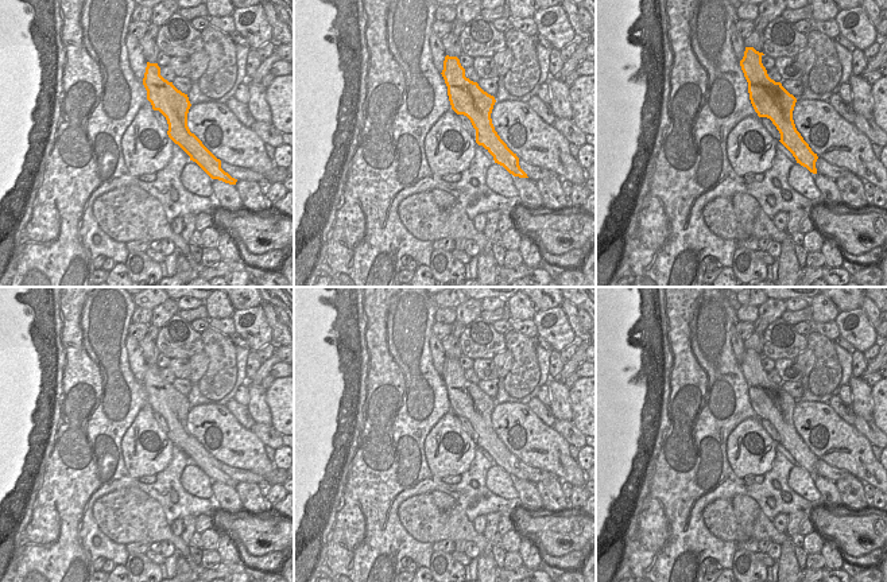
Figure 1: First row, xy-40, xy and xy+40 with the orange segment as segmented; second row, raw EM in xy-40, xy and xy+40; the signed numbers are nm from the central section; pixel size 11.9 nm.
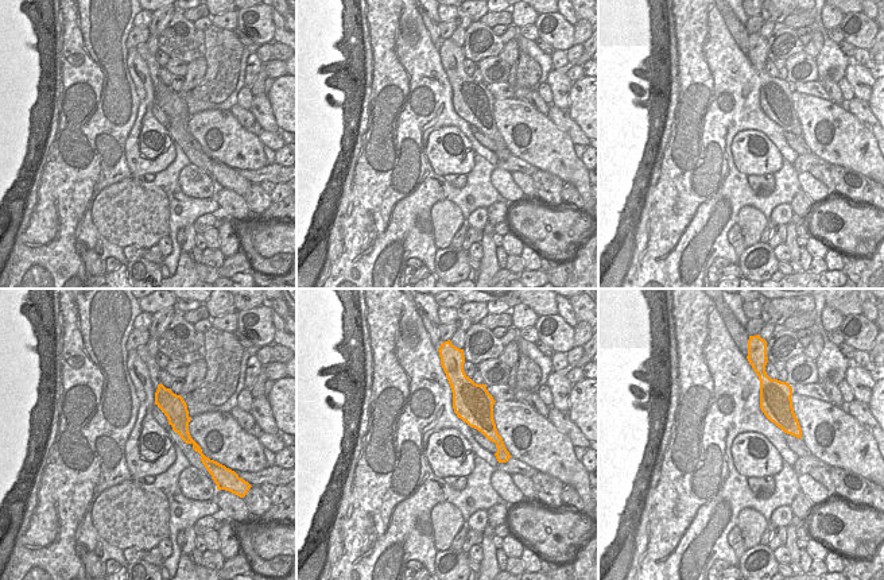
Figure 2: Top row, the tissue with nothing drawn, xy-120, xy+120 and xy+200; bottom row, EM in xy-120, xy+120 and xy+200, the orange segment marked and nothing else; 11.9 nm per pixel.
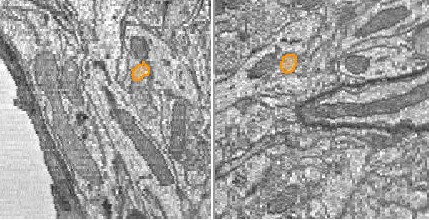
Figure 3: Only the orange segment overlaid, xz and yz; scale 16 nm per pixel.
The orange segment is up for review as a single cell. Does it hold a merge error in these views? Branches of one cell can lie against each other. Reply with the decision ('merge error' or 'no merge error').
no merge error

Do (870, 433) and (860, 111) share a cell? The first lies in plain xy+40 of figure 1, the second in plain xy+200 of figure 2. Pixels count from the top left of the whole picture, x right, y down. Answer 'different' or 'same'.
same

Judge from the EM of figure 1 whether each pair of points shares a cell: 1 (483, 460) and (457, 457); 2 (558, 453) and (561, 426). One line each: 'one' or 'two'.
1: two
2: two

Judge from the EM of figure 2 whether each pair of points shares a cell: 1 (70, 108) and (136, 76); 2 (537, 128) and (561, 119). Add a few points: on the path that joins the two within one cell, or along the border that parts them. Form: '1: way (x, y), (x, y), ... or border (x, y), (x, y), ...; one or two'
1: border (127, 50), (127, 69), (139, 100), (138, 109); two
2: border (546, 115), (574, 143); two

